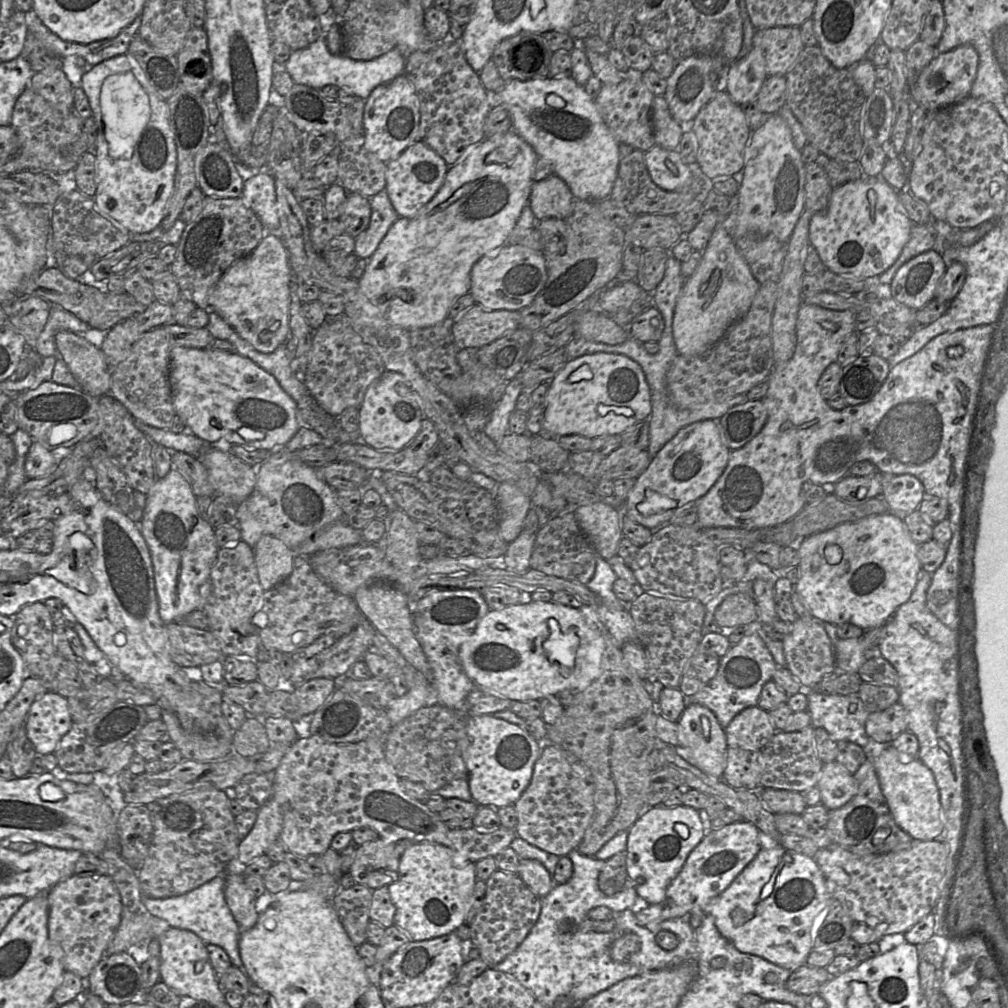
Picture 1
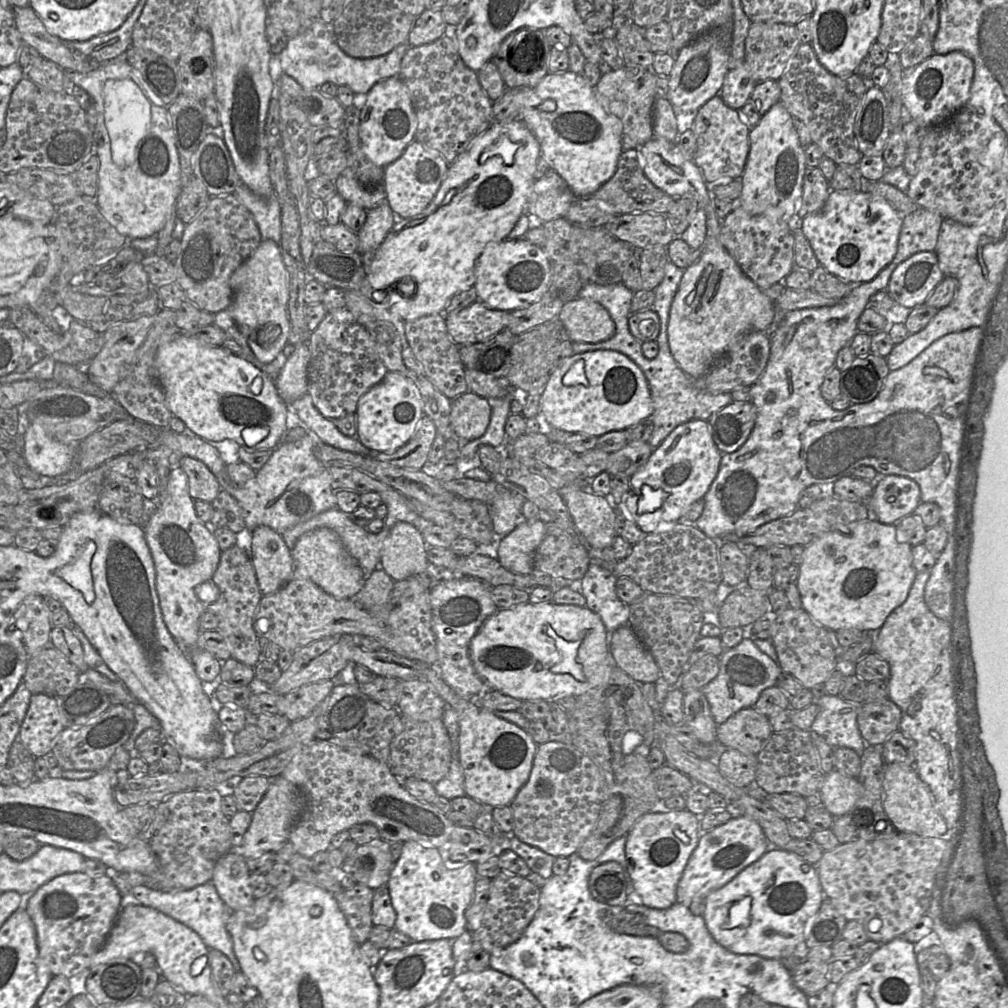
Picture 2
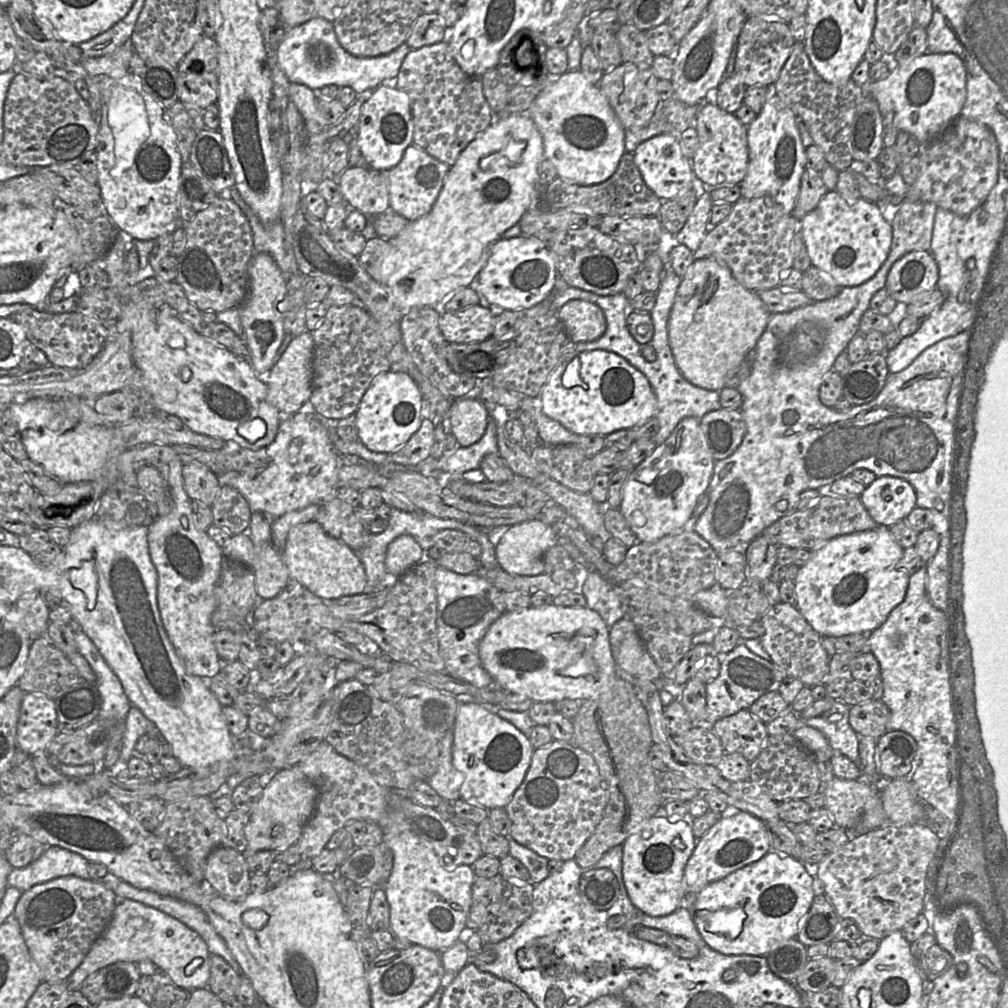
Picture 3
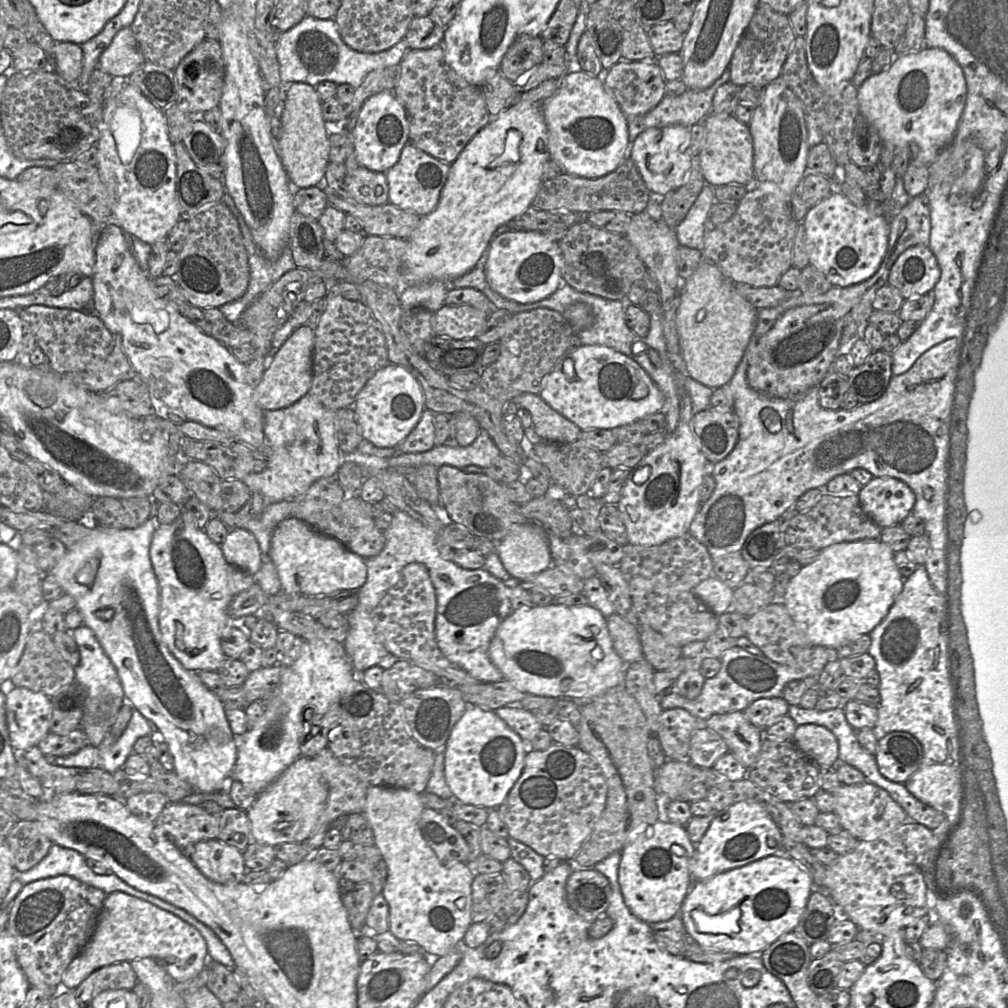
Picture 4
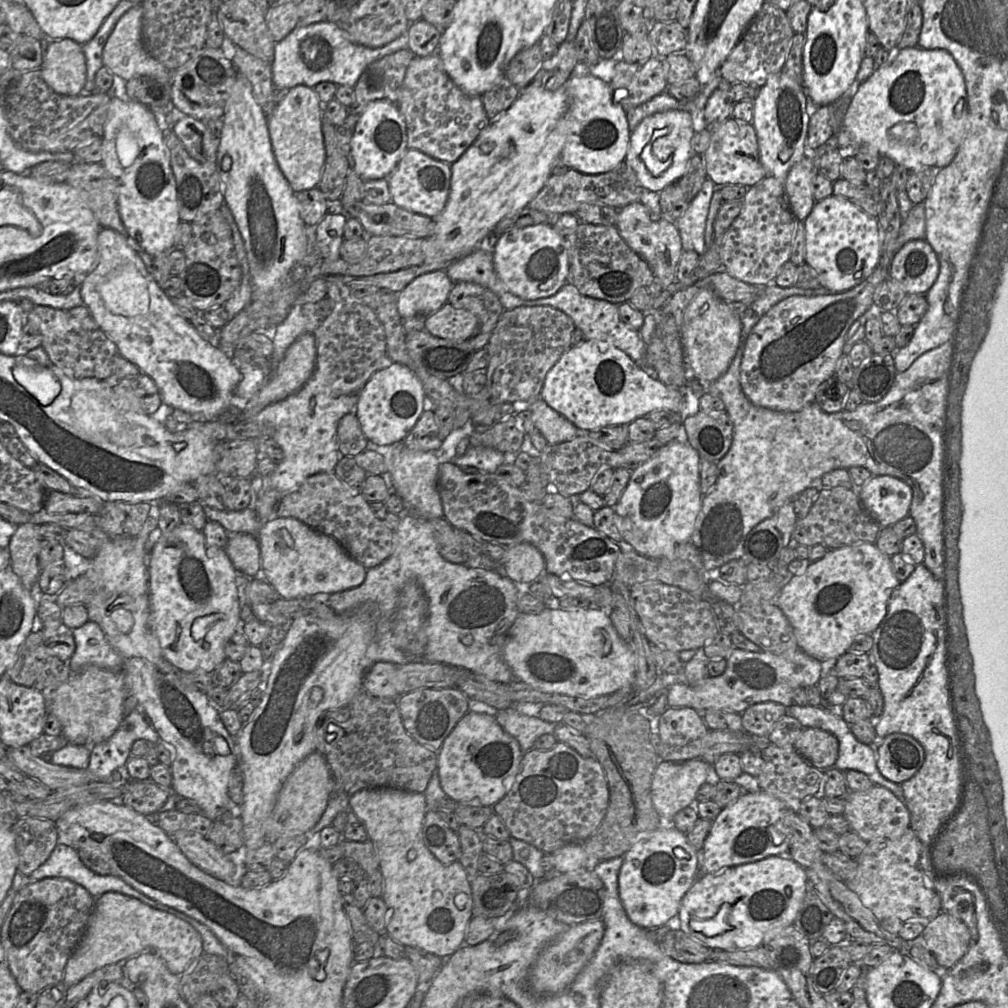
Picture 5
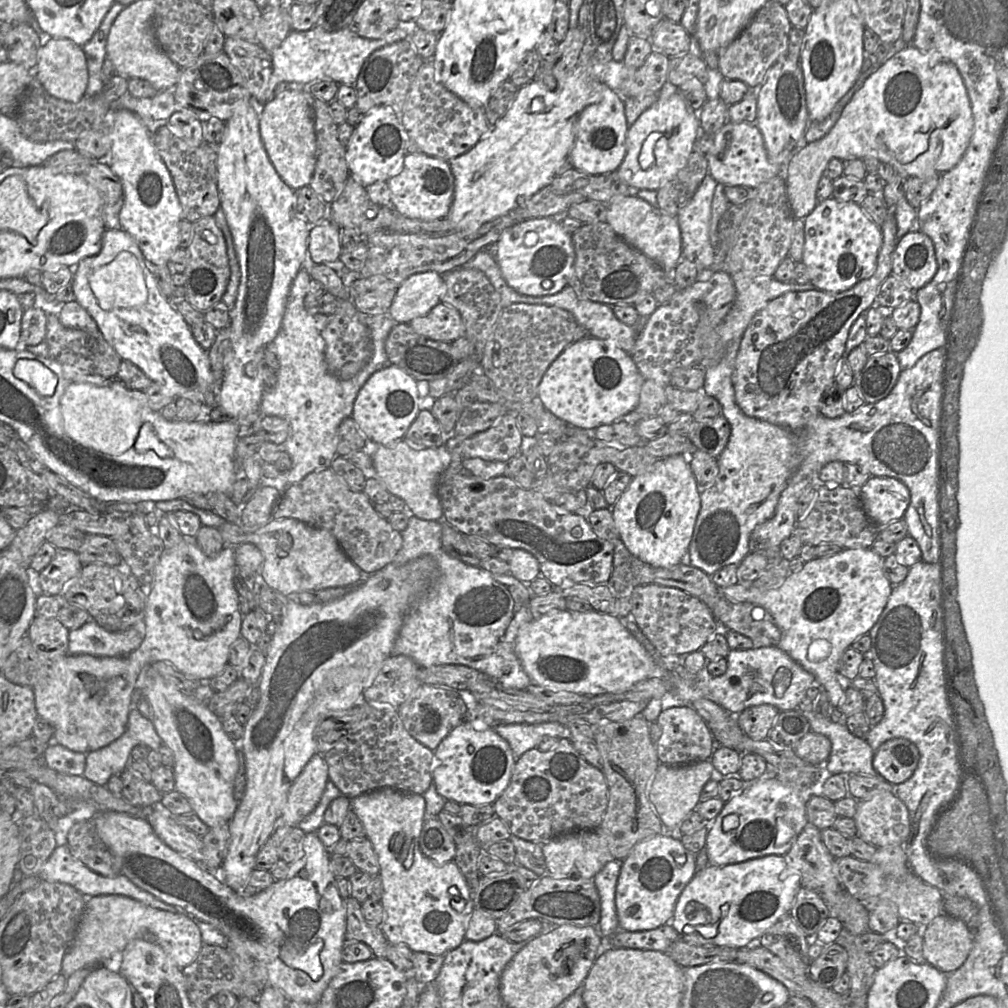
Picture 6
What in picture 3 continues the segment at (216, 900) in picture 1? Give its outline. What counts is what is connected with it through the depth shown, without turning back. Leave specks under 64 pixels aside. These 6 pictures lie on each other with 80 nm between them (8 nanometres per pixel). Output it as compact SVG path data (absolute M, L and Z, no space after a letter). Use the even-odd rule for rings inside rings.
M109 873L101 881L111 888L120 900L138 901L184 923L201 936L210 954L221 956L234 971L242 971L225 941L215 931L205 913L197 906L171 896L136 888Z

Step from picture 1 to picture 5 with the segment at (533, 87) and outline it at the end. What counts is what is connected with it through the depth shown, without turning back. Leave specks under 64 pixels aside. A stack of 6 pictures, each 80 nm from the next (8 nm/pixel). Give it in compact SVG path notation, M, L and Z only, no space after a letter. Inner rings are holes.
M570 76L565 85L569 104L565 112L566 137L560 158L570 168L584 174L600 174L617 168L630 143L630 130L623 107L615 103L608 83L598 77Z

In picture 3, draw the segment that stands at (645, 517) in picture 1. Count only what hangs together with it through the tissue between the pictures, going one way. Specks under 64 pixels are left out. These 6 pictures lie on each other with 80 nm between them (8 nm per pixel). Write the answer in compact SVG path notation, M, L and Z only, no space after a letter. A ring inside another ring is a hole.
M685 417L650 456L631 470L619 509L639 541L655 542L690 525L700 495L708 492L715 462L704 442L700 420Z

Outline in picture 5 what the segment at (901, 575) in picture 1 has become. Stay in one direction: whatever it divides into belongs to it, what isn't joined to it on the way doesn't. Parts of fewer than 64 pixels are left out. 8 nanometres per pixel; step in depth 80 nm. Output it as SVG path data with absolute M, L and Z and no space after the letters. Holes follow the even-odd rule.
M855 543L831 549L821 559L810 562L802 574L794 575L780 590L775 600L793 627L798 647L819 660L837 659L848 652L853 641L861 635L871 635L884 619L889 601L900 585L893 573L891 557L882 553L875 543Z

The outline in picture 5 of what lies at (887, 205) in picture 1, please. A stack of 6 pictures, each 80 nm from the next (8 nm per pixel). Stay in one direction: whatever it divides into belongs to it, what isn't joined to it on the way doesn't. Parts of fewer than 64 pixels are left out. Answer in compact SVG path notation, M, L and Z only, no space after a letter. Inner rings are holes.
M832 194L817 201L803 221L805 263L818 275L822 287L842 293L869 277L882 255L884 233L878 219L844 196Z

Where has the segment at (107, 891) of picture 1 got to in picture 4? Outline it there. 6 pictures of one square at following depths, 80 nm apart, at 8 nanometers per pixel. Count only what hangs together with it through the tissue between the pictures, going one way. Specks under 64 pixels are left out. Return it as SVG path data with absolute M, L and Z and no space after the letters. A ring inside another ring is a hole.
M60 875L26 884L9 908L6 930L15 940L17 962L31 987L62 986L62 976L91 938L107 894Z

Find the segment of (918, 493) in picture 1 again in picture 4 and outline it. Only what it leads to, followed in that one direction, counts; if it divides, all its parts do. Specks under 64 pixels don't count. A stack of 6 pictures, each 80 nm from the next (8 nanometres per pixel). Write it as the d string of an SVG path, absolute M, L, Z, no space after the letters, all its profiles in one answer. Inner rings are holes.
M890 476L873 477L862 486L858 496L864 513L881 528L900 525L911 514L916 501L906 483Z

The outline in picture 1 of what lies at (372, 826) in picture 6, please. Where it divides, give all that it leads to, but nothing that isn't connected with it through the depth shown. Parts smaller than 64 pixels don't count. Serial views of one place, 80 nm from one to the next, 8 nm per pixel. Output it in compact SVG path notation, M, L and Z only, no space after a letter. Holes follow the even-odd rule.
M433 841L413 843L399 859L396 878L388 885L396 908L394 925L404 931L411 941L422 941L447 935L465 923L465 914L477 881L475 864L453 849Z

